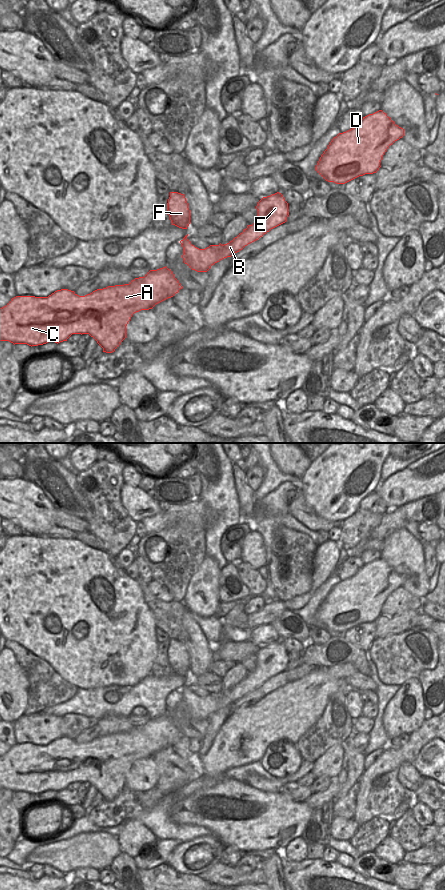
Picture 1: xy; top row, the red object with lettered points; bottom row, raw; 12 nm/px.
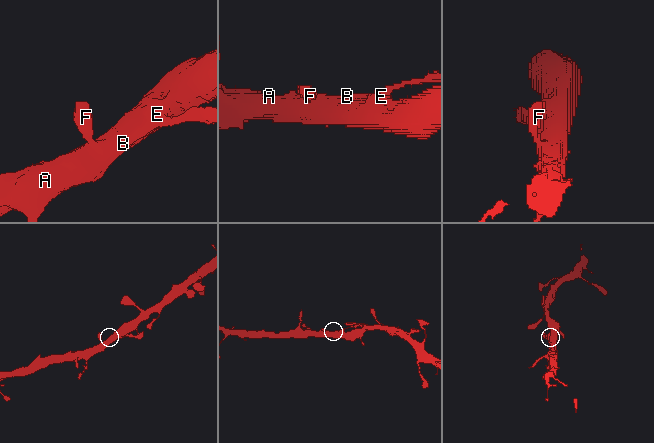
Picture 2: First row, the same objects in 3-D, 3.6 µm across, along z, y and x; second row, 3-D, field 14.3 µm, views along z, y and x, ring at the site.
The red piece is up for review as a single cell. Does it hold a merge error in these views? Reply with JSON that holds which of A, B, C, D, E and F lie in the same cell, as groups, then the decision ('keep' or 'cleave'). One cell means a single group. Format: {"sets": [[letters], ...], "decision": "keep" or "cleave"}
{"sets": [["A", "B", "C", "D", "E", "F"]], "decision": "keep"}

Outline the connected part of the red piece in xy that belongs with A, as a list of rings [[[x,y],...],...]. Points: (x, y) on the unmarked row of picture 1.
[[[165,714],[150,718],[144,725],[135,726],[129,732],[108,734],[85,744],[79,744],[68,737],[57,738],[48,745],[16,744],[0,756],[0,789],[32,795],[48,790],[58,792],[67,789],[72,782],[89,782],[103,796],[103,800],[112,801],[126,786],[126,774],[134,761],[152,757],[156,752],[173,745],[182,736],[173,720]]]

